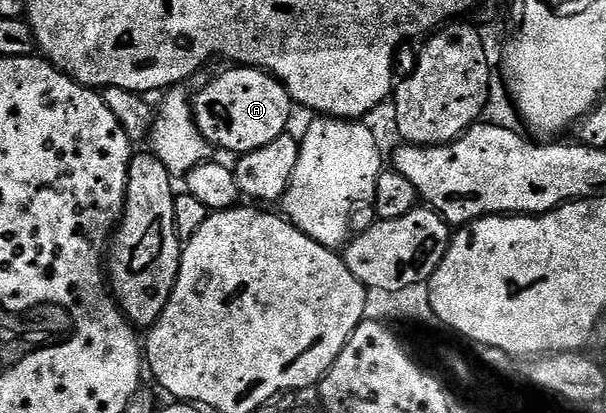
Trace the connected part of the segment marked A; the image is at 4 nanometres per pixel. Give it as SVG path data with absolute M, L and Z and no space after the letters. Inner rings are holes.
M237 65L235 68L228 68L232 70L224 70L217 78L212 78L204 87L201 88L197 94L192 98L192 114L196 118L198 128L202 132L204 139L208 141L213 147L221 146L224 150L229 150L232 156L243 156L254 152L258 148L263 148L265 144L270 144L270 140L278 140L278 136L282 136L289 129L288 121L292 118L292 110L294 111L294 103L291 96L288 94L288 89L284 87L283 82L279 82L277 78L273 78L267 70L258 70L250 66Z

